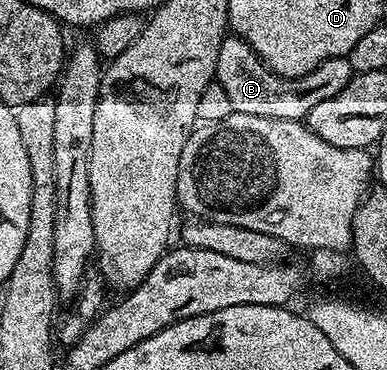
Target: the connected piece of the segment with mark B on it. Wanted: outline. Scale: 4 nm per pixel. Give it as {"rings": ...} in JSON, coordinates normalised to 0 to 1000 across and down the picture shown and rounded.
{"rings":[[[597,89],[571,111],[571,143],[561,143],[553,222],[581,241],[610,311],[661,311],[698,322],[791,324],[798,295],[827,273],[871,262],[891,230],[902,230],[912,195],[904,157],[853,159],[829,173],[809,197],[775,214],[739,214],[708,203],[654,143],[654,132],[615,95]]]}

